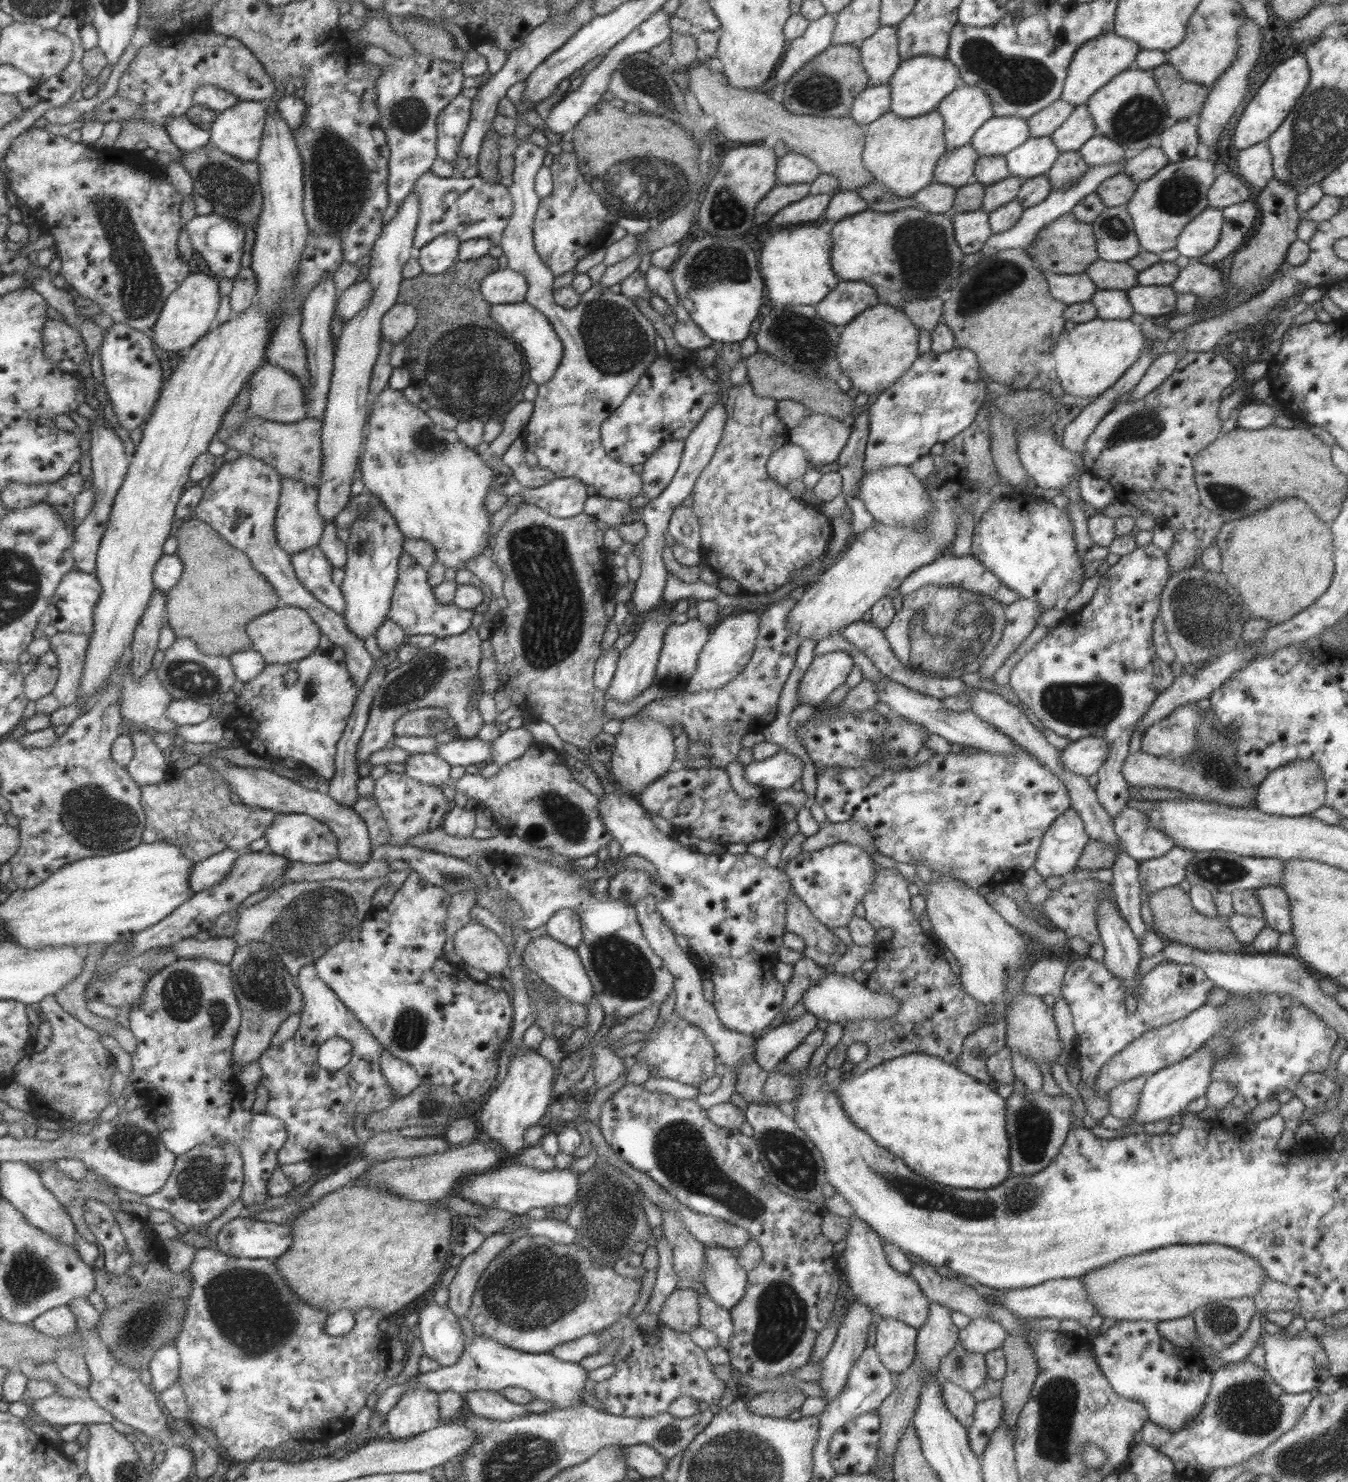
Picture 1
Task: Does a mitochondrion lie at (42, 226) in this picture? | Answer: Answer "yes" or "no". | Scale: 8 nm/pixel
no

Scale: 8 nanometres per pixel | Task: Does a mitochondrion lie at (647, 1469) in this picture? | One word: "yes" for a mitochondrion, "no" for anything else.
no

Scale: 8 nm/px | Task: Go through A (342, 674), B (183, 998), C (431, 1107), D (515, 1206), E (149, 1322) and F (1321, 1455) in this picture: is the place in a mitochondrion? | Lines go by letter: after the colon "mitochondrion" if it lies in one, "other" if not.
A: other
B: mitochondrion
C: mitochondrion
D: other
E: mitochondrion
F: mitochondrion

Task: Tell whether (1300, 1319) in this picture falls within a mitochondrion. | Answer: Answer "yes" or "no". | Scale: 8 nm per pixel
no

